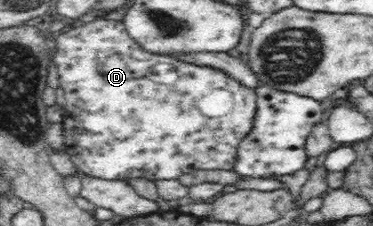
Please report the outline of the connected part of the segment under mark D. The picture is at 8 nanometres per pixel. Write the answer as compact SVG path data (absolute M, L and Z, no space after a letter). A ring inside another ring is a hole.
M98 19L76 28L71 28L65 33L59 34L52 43L54 48L53 60L56 63L60 88L64 91L66 99L64 117L62 119L67 156L78 168L81 175L96 177L102 180L123 180L133 177L143 177L150 181L177 180L182 175L191 173L195 169L234 169L238 157L237 145L241 139L251 131L253 119L257 113L257 96L253 87L242 85L233 79L224 69L217 69L210 65L197 65L191 62L171 61L171 69L177 71L177 81L173 83L157 83L149 75L149 71L161 62L163 55L145 52L126 32L126 27L119 20Z

